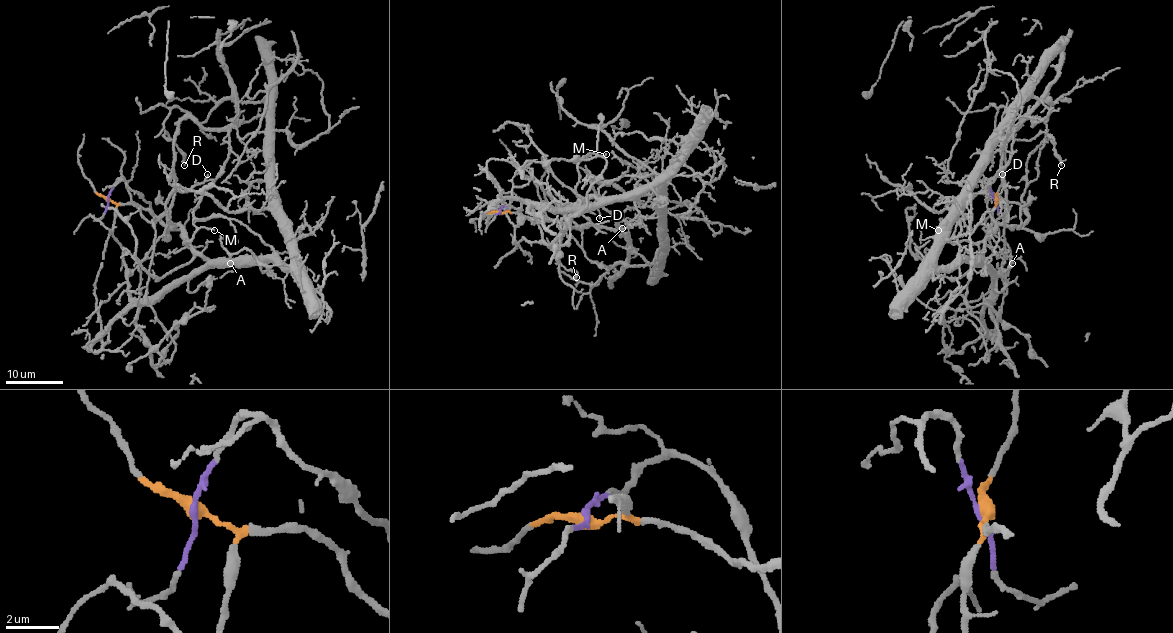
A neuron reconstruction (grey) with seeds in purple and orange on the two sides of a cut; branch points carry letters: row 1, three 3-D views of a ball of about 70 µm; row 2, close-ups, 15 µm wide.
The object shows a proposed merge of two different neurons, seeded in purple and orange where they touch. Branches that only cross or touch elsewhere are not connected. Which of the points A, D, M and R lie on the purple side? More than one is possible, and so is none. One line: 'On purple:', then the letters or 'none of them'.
On purple: A, D, M

